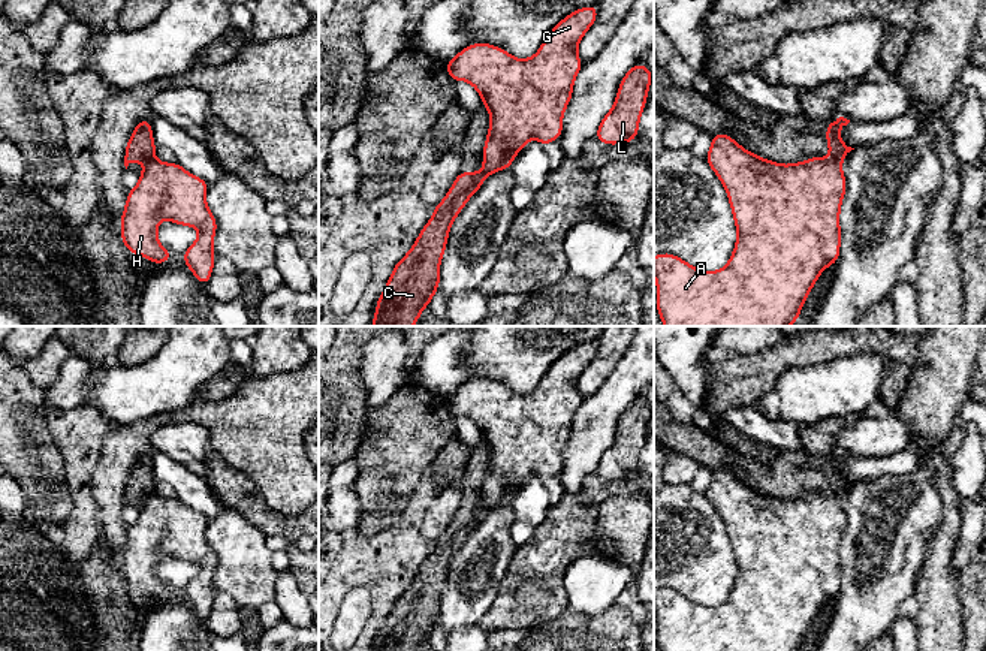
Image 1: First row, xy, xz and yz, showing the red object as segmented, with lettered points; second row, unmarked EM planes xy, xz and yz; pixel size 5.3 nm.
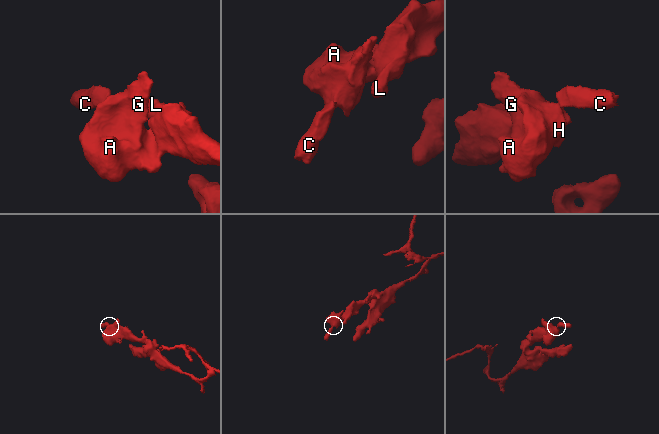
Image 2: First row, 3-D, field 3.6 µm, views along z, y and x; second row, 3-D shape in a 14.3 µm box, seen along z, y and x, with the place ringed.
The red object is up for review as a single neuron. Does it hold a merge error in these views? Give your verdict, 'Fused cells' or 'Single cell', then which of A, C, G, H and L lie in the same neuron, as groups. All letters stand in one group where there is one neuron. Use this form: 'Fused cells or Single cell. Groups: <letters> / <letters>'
Fused cells. Groups: A G H L / C

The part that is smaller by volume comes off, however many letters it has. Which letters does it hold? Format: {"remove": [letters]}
{"remove": ["C"]}

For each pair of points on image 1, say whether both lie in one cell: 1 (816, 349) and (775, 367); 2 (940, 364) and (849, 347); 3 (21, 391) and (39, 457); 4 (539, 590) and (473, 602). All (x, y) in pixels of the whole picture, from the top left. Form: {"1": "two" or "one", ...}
{"1": "one", "2": "two", "3": "one", "4": "two"}

